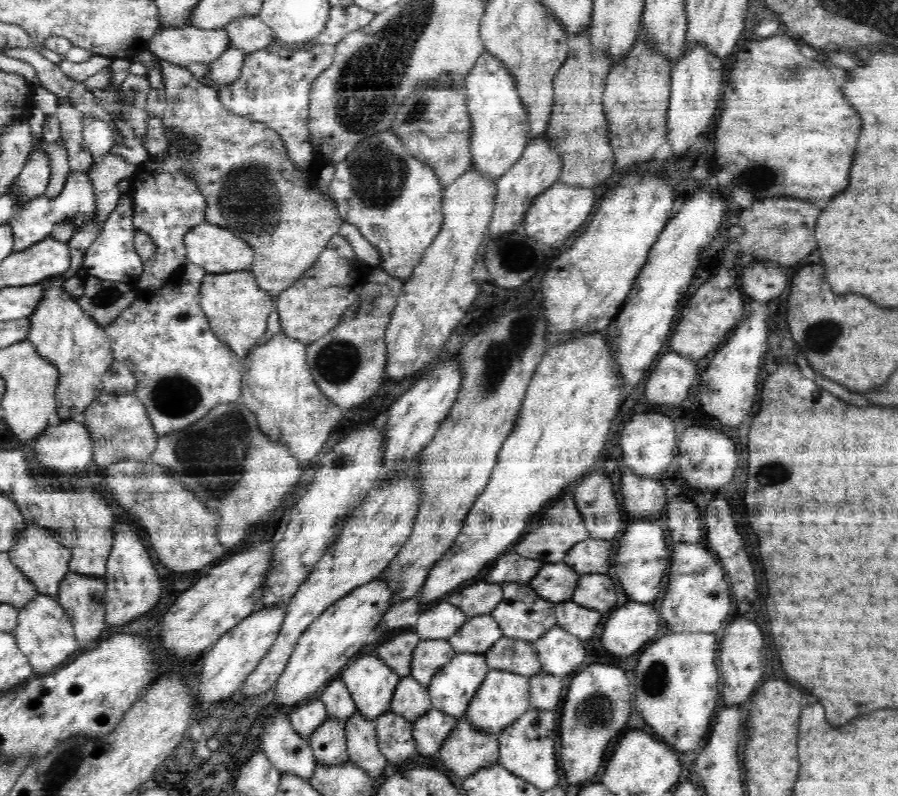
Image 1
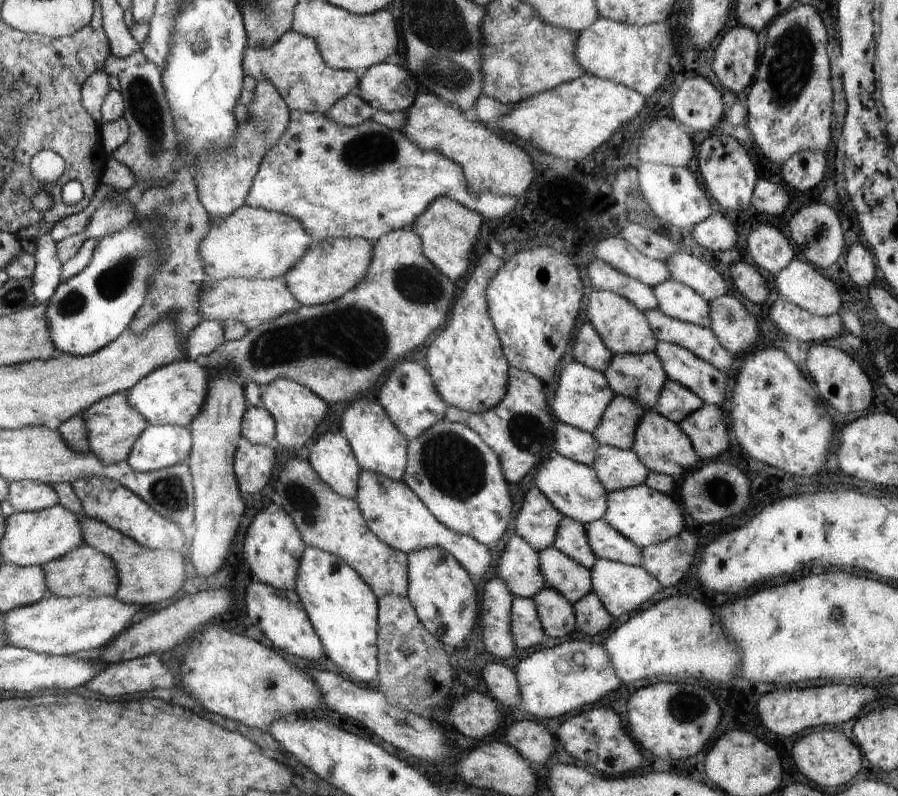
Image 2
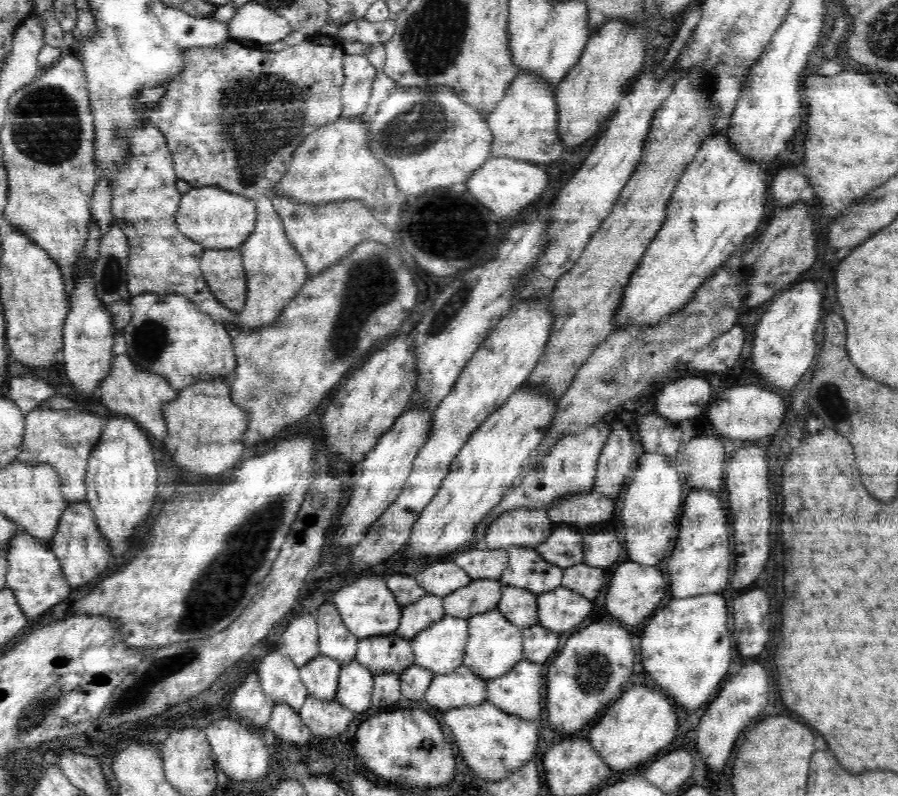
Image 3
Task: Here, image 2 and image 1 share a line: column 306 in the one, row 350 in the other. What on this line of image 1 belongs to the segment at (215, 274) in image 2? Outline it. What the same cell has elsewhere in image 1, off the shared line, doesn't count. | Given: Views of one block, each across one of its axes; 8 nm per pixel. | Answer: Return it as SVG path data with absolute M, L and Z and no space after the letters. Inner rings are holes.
M251 271L207 273L199 291L202 310L218 340L228 345L240 359L253 351L258 338L266 332L268 316L274 310L272 295L258 286L254 274Z

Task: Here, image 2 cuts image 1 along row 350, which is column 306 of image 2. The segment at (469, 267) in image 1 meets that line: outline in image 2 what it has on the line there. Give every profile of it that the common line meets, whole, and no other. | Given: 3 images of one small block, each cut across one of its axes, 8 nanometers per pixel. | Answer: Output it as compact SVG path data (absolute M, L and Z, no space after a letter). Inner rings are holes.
M280 377L263 388L261 406L275 420L275 444L284 448L298 448L314 434L318 422L326 416L329 406L309 388L298 384L295 380Z

